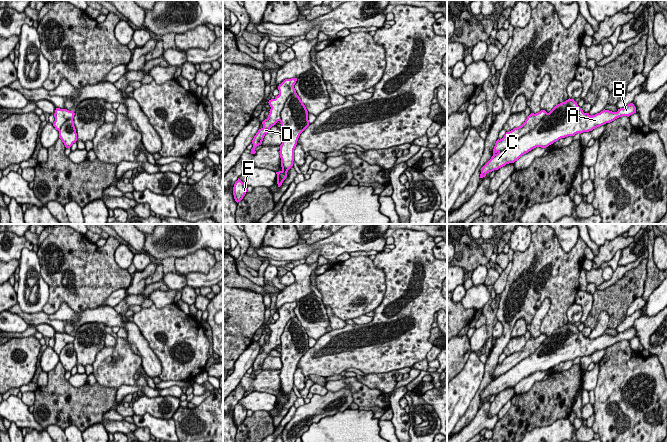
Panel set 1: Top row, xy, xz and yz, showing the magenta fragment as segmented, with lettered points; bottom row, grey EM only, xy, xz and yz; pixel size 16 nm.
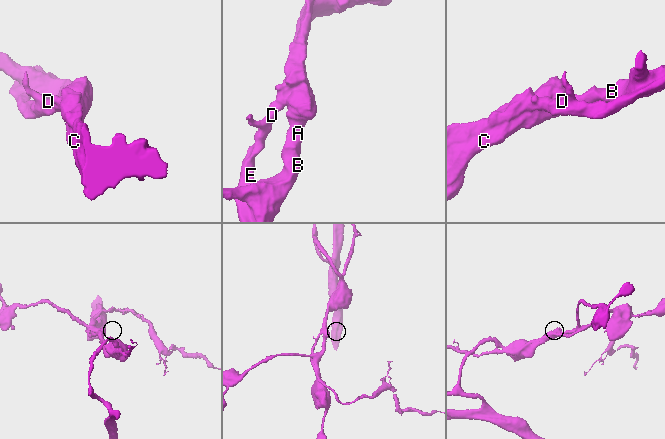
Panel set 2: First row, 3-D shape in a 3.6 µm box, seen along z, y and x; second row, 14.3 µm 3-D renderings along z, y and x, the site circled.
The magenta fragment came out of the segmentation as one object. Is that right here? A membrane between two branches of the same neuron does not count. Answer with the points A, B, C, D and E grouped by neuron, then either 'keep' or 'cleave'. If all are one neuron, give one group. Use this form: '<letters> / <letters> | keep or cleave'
A B C / D E | cleave

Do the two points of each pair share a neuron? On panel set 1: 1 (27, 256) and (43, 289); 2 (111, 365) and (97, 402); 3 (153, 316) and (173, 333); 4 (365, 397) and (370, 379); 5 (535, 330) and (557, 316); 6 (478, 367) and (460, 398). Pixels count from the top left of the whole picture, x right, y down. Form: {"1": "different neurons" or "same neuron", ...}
{"1": "same neuron", "2": "different neurons", "3": "same neuron", "4": "different neurons", "5": "different neurons", "6": "same neuron"}

